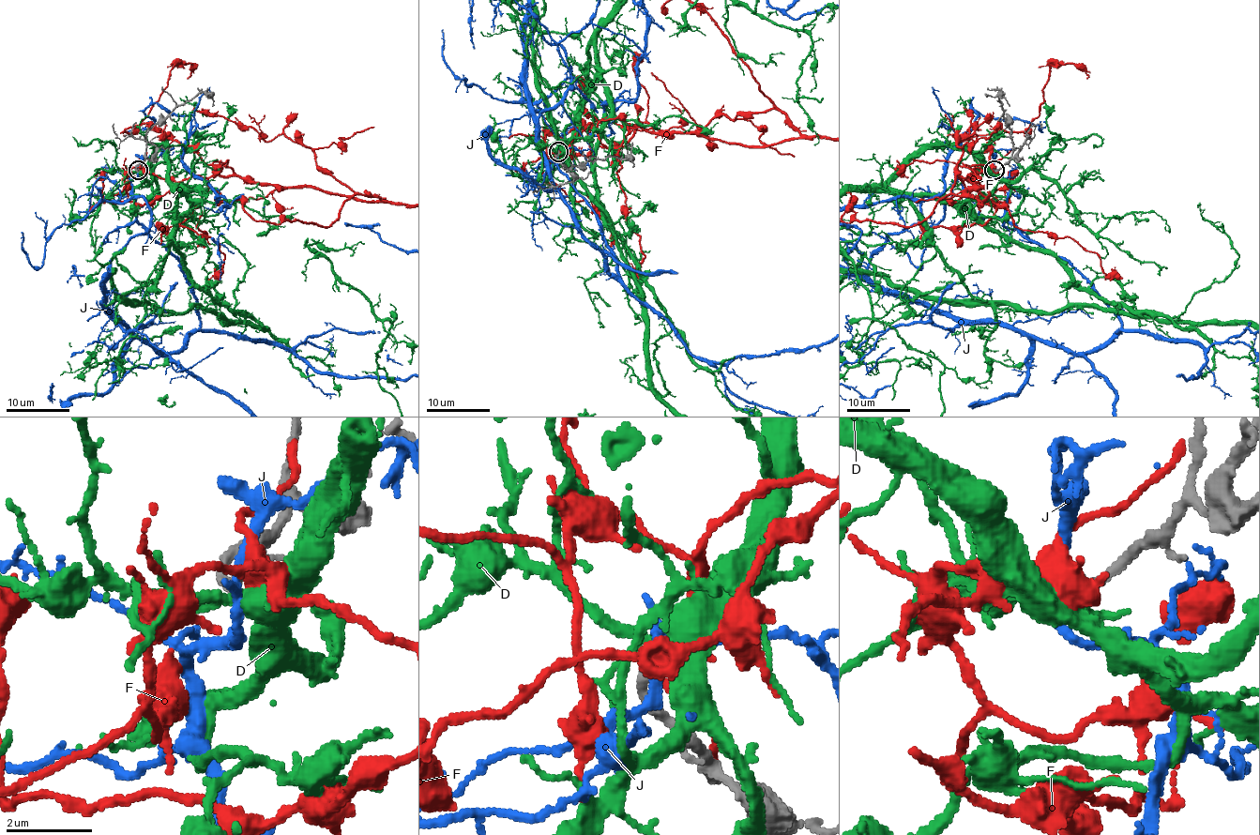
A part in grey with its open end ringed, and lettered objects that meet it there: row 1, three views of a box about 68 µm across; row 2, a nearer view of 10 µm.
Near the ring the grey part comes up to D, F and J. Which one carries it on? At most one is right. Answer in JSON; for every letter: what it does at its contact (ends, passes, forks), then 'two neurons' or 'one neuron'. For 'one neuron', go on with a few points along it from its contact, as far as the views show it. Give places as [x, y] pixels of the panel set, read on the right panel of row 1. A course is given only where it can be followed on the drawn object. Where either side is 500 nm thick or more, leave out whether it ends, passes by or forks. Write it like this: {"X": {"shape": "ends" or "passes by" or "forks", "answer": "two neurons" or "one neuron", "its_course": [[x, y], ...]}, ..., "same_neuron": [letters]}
{"D": {"shape": "forks", "answer": "one neuron"}, "F": {"shape": "forks", "answer": "two neurons"}, "J": {"shape": "forks", "answer": "two neurons"}, "same_neuron": ["D"]}

